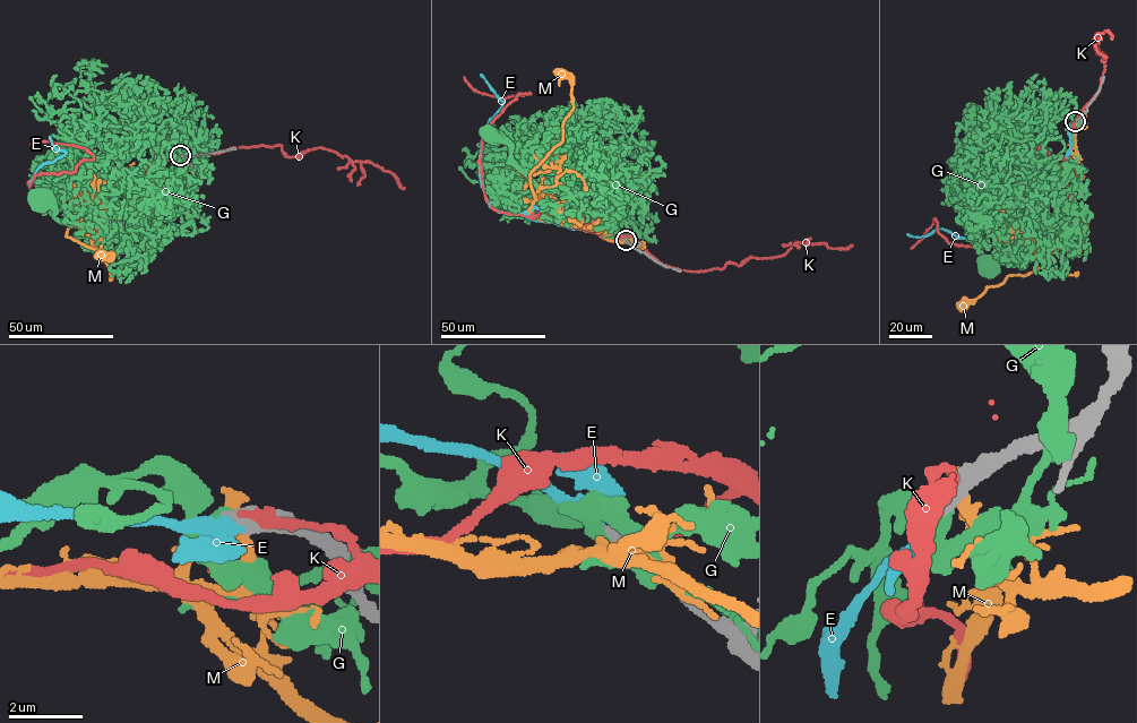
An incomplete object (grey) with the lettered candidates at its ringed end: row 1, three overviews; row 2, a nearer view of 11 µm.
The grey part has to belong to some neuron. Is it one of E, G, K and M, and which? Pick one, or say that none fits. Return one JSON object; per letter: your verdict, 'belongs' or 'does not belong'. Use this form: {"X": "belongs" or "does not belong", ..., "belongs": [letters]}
{"E": "belongs", "G": "does not belong", "K": "does not belong", "M": "does not belong", "belongs": ["E"]}

